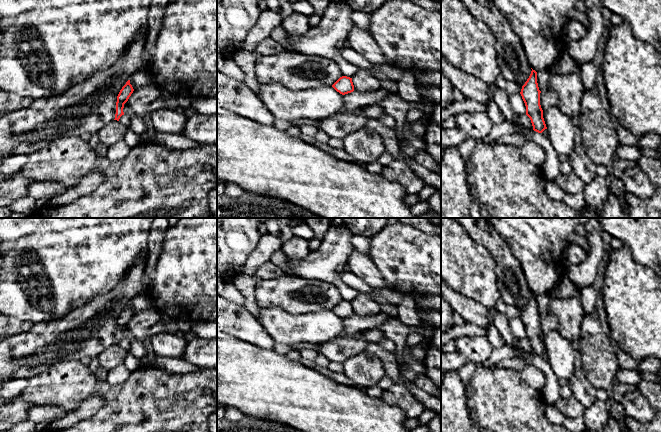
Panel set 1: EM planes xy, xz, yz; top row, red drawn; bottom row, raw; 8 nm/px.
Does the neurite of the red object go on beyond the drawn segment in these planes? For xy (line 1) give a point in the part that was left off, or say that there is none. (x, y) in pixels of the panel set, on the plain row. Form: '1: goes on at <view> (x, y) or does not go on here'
1: does not go on here

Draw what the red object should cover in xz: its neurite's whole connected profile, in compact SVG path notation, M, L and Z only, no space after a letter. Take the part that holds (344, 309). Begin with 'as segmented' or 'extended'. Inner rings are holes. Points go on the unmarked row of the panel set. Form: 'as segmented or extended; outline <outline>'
as segmented; outline M347 300L340 301L332 311L342 319L351 317L354 315L354 309L352 306L352 302Z

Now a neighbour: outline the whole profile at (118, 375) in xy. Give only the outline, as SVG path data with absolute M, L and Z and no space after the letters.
M120 365L107 372L106 381L110 385L114 386L124 383L129 376L130 376L130 371L124 365Z

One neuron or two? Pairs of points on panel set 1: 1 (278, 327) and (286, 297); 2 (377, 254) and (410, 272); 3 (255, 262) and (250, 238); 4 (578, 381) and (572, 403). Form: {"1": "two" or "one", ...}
{"1": "two", "2": "one", "3": "two", "4": "two"}

